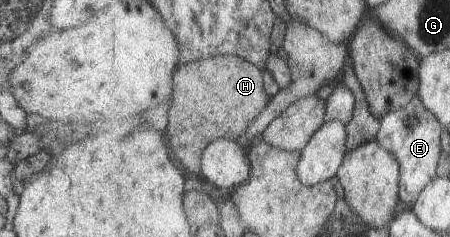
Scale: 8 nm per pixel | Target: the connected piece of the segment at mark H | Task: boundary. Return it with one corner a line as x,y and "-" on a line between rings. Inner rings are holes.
231,55
181,65
175,77
179,89
171,109
171,135
167,132
167,136
176,157
190,171
203,176
204,153
211,143
221,138
240,141
269,107
273,96
266,87
266,73
267,68
261,69
247,59

